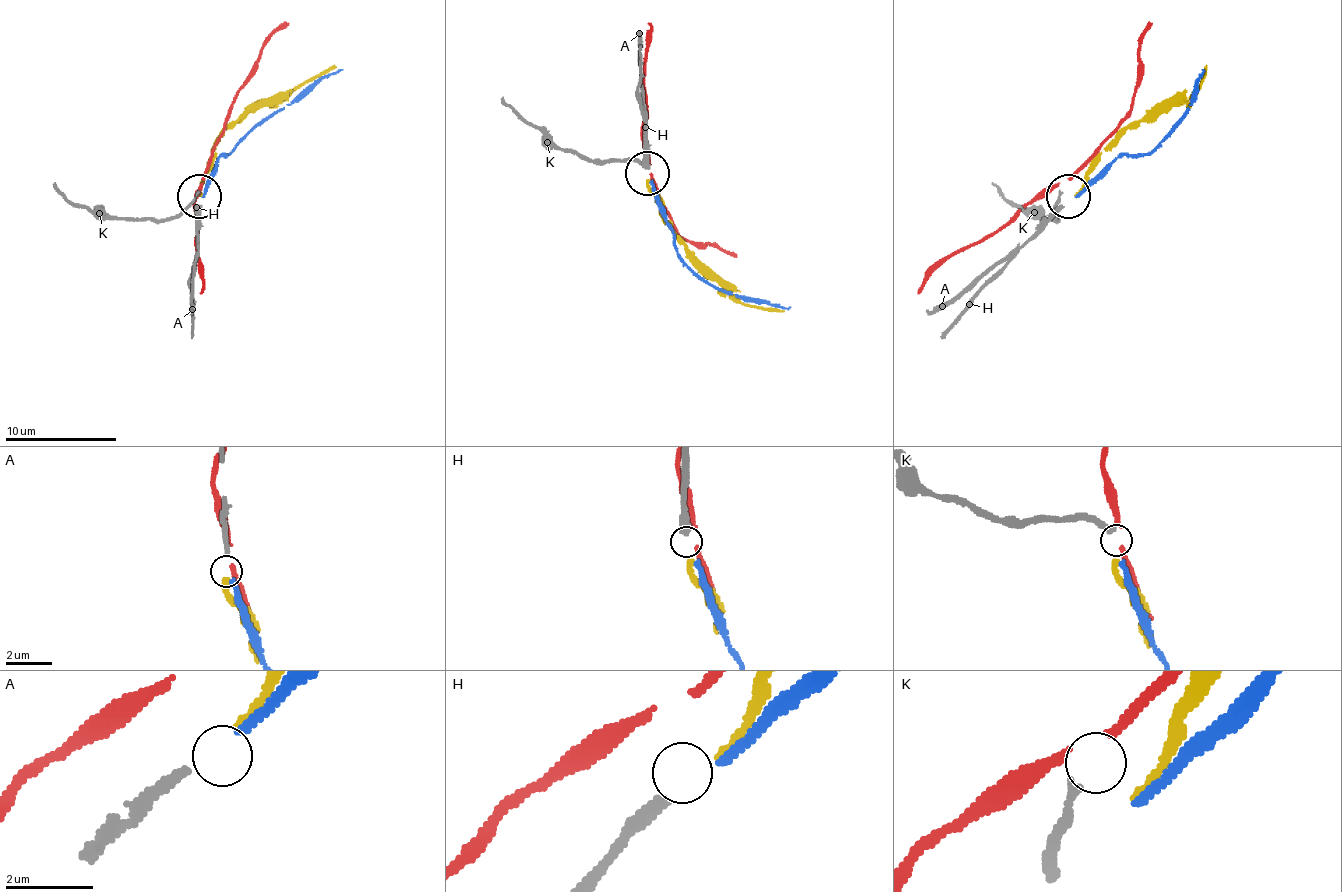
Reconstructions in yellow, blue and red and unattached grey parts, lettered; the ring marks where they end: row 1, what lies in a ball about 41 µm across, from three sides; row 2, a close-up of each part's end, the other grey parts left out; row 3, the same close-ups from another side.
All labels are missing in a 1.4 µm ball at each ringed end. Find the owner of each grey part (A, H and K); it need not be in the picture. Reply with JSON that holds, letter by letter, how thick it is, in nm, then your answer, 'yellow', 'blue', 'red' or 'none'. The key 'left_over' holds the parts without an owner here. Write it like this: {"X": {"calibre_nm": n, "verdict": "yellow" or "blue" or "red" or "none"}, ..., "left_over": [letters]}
{"A": {"calibre_nm": 220, "verdict": "blue"}, "H": {"calibre_nm": 360, "verdict": "yellow"}, "K": {"calibre_nm": 240, "verdict": "none"}, "left_over": ["K"]}

